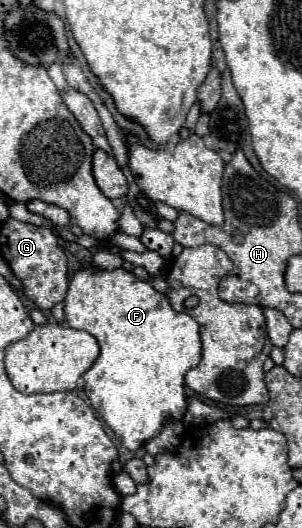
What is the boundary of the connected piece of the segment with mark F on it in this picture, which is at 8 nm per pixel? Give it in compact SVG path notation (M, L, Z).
M96 266L80 268L74 272L64 298L64 314L70 328L90 332L100 344L96 362L82 376L84 394L88 396L90 406L114 430L124 448L136 450L152 436L158 436L164 422L182 420L186 410L184 374L200 362L202 354L200 326L192 316L176 312L164 294L156 292L150 282L136 278L132 272L124 268L100 270Z

